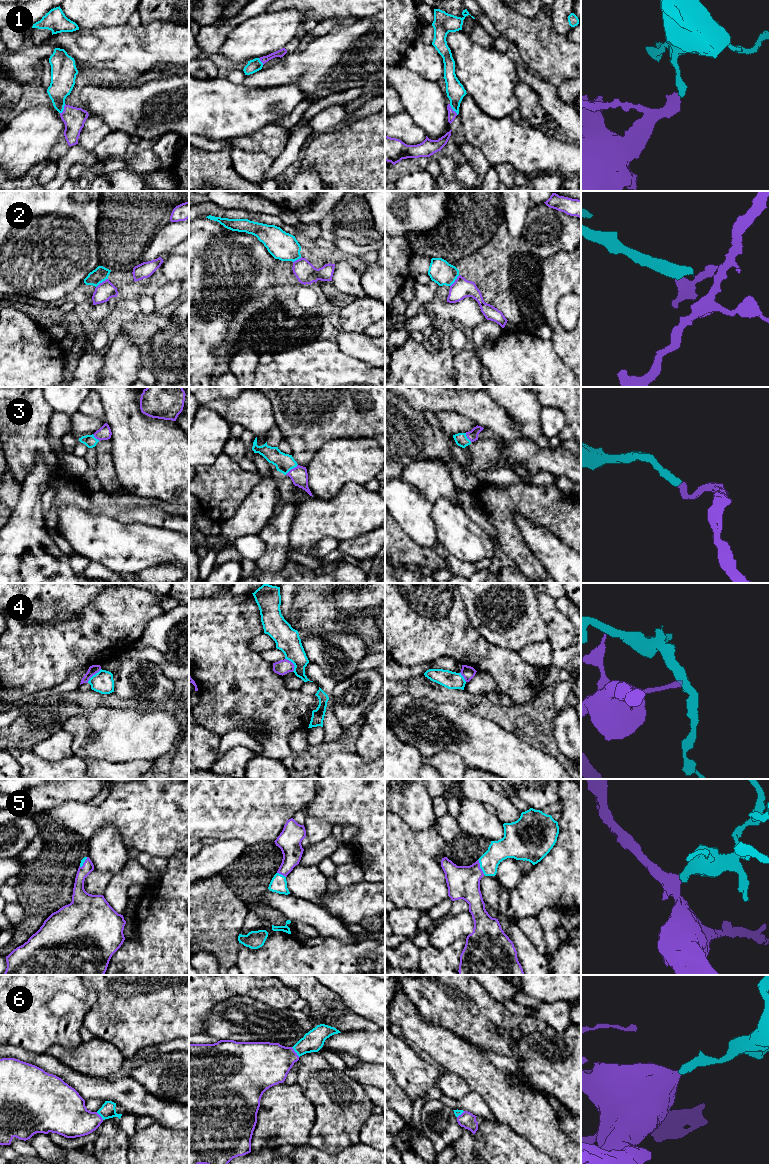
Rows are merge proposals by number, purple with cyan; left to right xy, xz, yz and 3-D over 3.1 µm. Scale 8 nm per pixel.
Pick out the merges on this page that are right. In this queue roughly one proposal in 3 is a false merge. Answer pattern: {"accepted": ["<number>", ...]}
{"accepted": ["1", "3", "5", "6"]}

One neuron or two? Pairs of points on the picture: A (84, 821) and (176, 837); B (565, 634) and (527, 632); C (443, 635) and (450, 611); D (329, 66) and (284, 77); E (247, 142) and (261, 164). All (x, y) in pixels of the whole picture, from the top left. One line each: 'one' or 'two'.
A: one
B: two
C: one
D: one
E: two

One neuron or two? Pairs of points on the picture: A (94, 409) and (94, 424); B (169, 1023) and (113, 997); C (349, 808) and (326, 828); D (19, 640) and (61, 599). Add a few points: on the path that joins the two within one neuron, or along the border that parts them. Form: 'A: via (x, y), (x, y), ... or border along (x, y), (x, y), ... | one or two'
A: border along (78, 410), (103, 420) | two
B: via (155, 1009), (143, 997), (127, 997) | one
C: border along (308, 816), (323, 818), (333, 826) | two
D: border along (60, 619), (36, 623) | two

